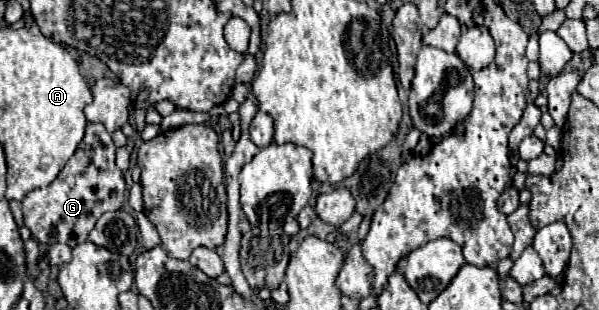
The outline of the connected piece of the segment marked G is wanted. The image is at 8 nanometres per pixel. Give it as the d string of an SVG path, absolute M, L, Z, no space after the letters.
M87 124L85 138L75 150L75 154L69 158L65 168L59 172L59 176L45 188L31 190L23 198L23 216L25 216L25 226L31 230L31 236L43 244L53 244L53 242L65 242L71 248L77 244L83 244L99 220L99 216L107 210L119 210L125 202L125 178L123 172L115 166L115 144L109 136L109 132L103 128L103 124Z

